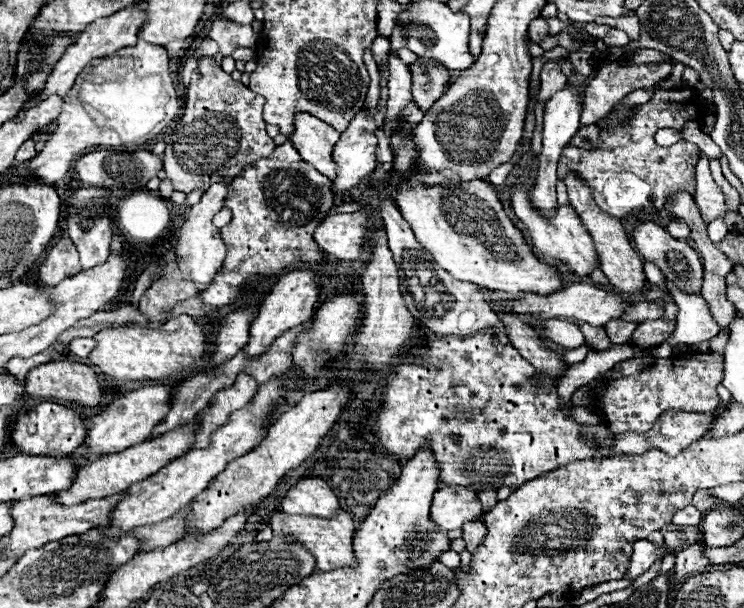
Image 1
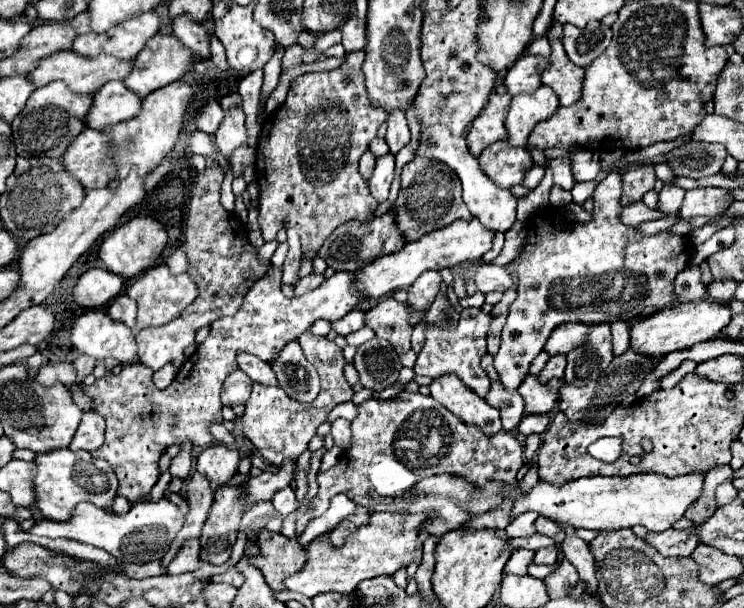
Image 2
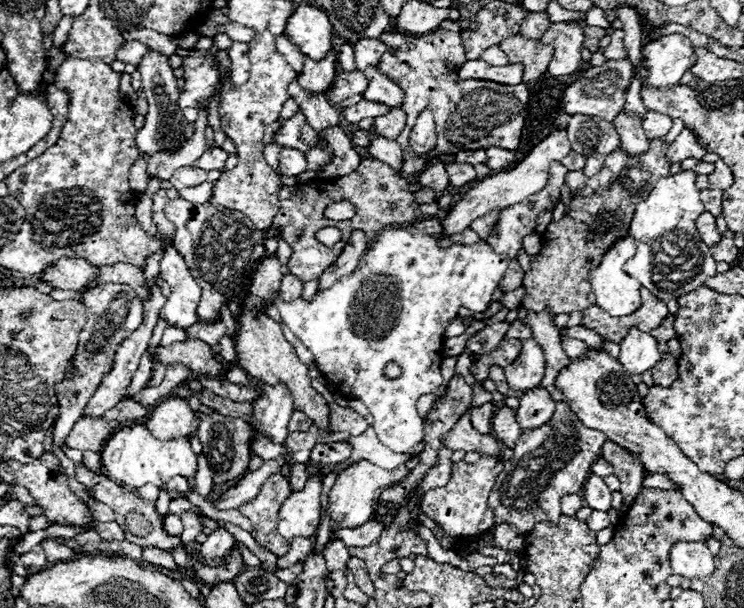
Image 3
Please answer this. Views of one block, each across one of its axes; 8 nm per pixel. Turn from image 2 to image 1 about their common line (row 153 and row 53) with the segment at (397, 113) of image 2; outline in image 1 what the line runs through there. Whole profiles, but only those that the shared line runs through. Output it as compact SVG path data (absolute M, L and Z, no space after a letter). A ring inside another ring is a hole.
M392 50L388 58L388 112L384 118L384 132L390 136L392 128L388 126L390 120L404 120L406 128L412 130L422 118L424 112L412 100L412 72L410 66L400 60L396 50Z

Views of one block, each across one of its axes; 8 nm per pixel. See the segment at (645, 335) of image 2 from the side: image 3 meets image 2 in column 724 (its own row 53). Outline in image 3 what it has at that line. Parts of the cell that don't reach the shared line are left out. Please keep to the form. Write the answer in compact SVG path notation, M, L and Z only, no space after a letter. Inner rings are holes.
M300 4L286 22L284 34L298 50L316 62L322 60L332 48L332 24L320 8Z

